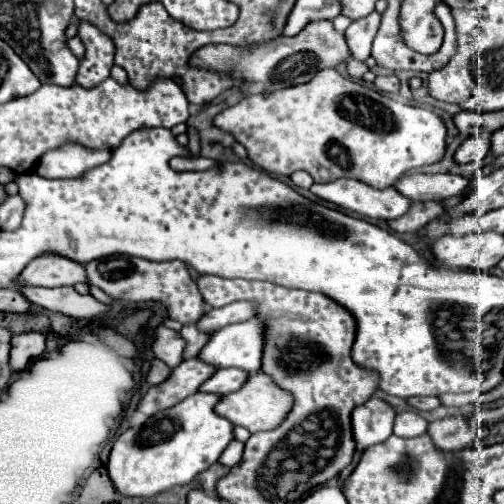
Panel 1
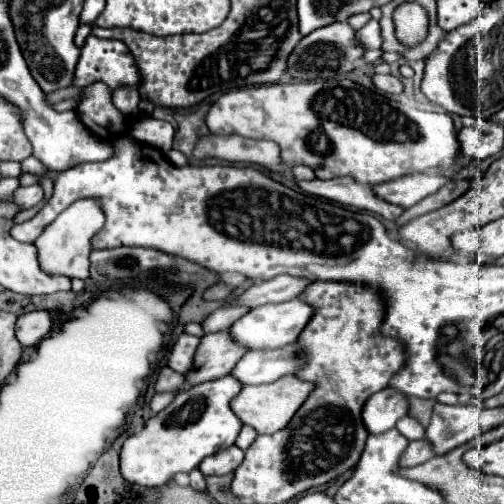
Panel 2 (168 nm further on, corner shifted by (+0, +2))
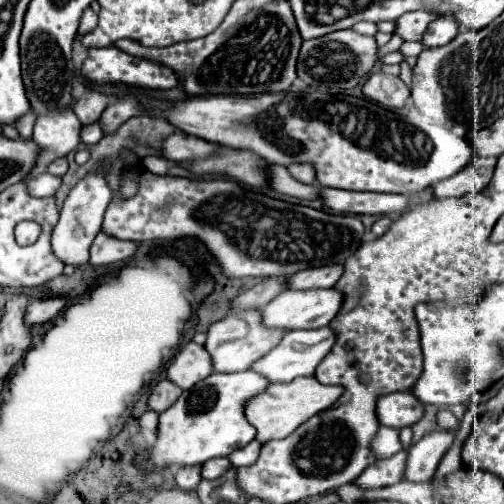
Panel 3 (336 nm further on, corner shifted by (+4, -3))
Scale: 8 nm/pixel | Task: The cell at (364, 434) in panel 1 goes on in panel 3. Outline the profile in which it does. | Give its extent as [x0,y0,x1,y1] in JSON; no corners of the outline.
[378,391,424,427]

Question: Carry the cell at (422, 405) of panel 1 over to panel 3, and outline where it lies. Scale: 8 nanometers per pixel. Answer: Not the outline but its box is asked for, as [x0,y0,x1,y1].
[404,431,454,483]

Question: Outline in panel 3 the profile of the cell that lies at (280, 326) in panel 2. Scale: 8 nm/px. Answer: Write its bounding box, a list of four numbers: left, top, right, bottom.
[264,289,344,329]

